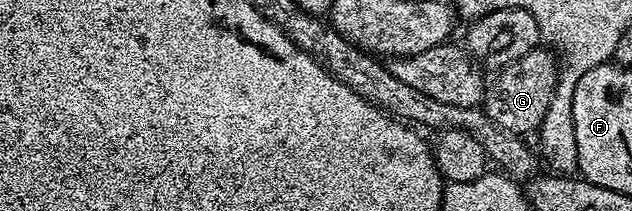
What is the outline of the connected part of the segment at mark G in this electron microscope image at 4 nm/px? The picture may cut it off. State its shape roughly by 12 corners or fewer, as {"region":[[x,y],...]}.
{"region":[[538,46],[499,69],[482,105],[502,131],[535,133],[560,77]]}

